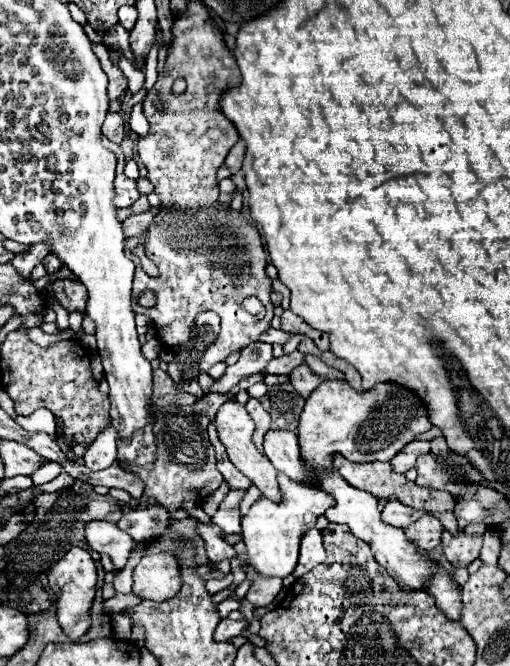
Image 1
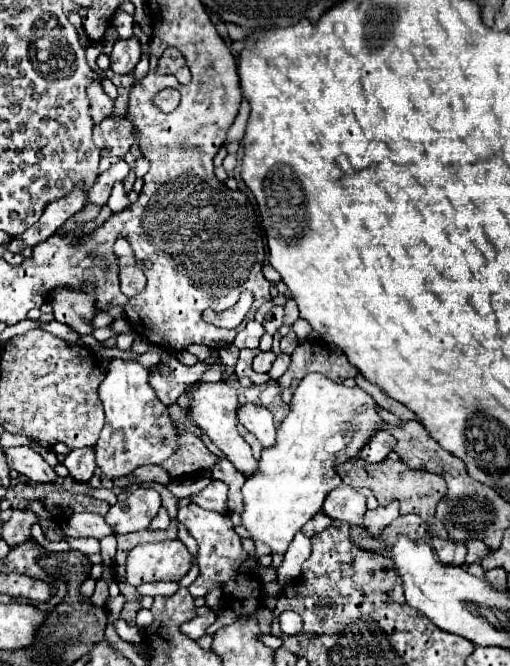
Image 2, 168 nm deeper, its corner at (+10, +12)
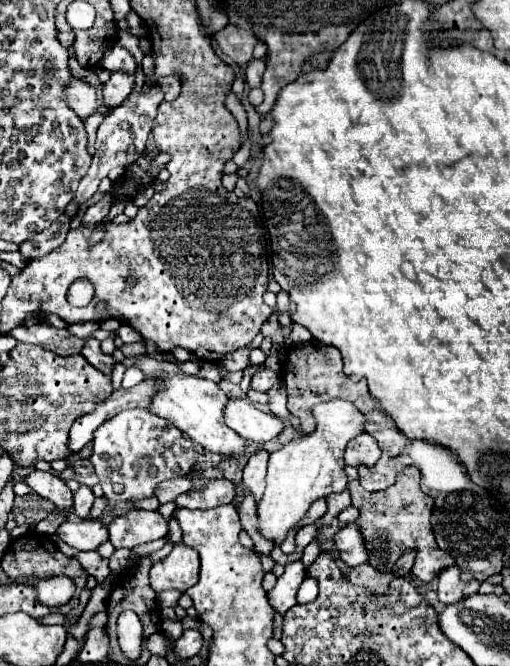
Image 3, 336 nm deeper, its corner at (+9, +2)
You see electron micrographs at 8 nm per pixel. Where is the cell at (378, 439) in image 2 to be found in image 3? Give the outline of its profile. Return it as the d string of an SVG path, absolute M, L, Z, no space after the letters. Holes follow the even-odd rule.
M360 434L358 438L350 440L350 446L346 448L344 460L346 464L358 468L358 466L374 466L382 456L380 446L376 444L376 440L368 434Z

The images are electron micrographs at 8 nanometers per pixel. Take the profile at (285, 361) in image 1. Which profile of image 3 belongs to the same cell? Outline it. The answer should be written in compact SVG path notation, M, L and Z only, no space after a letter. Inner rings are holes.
M258 370L252 376L252 388L260 390L260 392L268 392L276 382L278 382L278 374L274 370Z

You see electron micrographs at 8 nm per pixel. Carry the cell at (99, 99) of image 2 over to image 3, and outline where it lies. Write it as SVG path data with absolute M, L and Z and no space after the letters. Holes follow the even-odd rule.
M72 78L68 88L66 88L66 102L68 106L82 118L86 120L88 116L92 116L98 108L98 92L94 86L90 86L88 82L76 80Z

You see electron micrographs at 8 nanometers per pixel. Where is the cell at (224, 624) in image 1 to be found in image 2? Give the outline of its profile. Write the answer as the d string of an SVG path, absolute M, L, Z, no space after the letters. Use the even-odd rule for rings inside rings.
M207 612L203 616L195 616L191 620L187 620L185 624L181 624L181 632L185 636L189 636L191 640L197 640L205 634L205 630L215 622L215 612Z

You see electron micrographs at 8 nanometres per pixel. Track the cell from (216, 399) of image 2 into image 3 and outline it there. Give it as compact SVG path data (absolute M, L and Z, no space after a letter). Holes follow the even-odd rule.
M160 374L160 378L164 380L164 386L158 390L150 404L150 410L154 414L170 420L178 430L186 432L192 438L192 442L200 444L206 452L214 452L236 460L244 458L244 440L224 422L224 408L228 396L218 388L216 382L186 374Z

